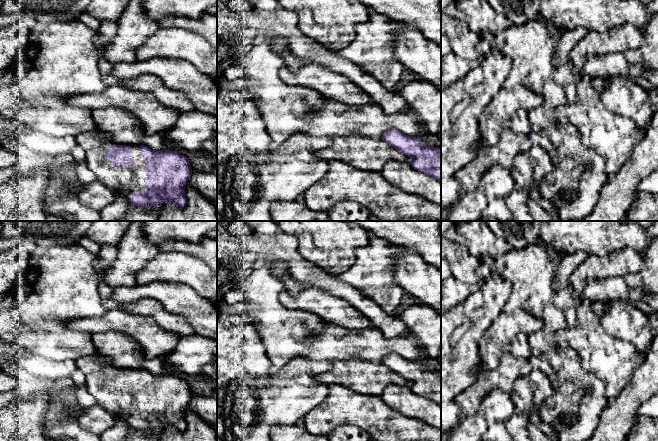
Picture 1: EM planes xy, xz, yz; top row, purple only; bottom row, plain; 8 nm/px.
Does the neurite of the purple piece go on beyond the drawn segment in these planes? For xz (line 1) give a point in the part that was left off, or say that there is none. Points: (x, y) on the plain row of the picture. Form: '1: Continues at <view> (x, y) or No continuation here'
1: No continuation here

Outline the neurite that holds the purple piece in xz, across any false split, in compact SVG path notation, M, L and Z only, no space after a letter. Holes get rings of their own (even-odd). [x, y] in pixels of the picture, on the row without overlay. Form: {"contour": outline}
{"contour": "M397 354L383 358L382 363L402 378L412 383L412 391L441 406L441 372L425 370L416 362Z"}

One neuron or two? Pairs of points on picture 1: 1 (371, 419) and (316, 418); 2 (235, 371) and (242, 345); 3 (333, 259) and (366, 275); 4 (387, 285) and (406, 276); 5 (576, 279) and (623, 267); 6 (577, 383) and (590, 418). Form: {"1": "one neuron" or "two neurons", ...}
{"1": "one neuron", "2": "two neurons", "3": "two neurons", "4": "two neurons", "5": "one neuron", "6": "one neuron"}

